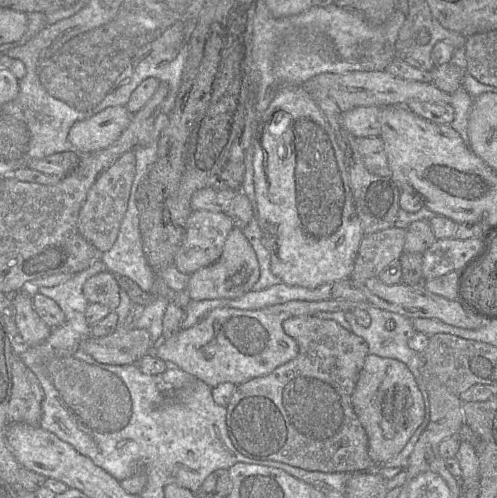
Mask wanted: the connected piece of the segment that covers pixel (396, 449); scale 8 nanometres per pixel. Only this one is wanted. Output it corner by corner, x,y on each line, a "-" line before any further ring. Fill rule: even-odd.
369,353
352,393
355,414
368,437
368,454
375,464
396,456
425,419
425,404
413,374
408,367
392,358

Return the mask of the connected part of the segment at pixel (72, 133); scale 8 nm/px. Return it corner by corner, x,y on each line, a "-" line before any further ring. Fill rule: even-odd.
112,106
74,123
68,133
72,150
88,154
111,146
128,128
132,117
125,106

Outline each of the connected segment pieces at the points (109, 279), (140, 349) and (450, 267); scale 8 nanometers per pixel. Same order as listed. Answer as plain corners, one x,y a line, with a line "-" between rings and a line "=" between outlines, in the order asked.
105,271
88,278
83,295
89,303
100,303
114,311
120,303
120,287
112,272
=
119,326
112,334
97,338
87,337
82,343
82,350
97,362
109,365
135,364
148,353
151,346
150,334
145,329
=
480,238
436,239
433,245
421,255
424,280
452,271
459,274
478,255
480,249

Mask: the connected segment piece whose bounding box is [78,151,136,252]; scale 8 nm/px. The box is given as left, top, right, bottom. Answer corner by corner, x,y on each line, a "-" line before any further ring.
128,151
97,178
79,211
78,230
80,234
101,252
110,250
118,237
120,225
127,210
135,172
135,153

